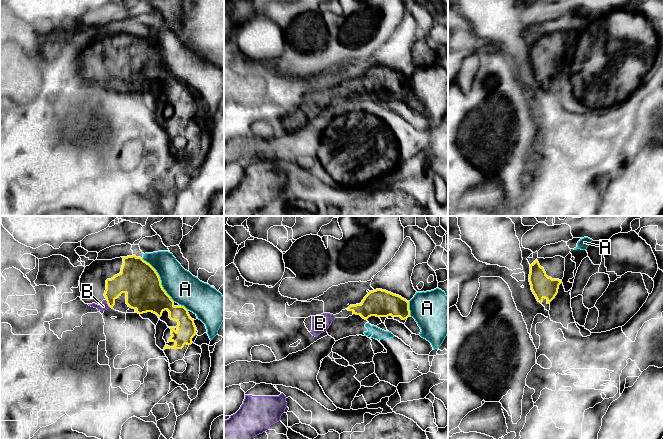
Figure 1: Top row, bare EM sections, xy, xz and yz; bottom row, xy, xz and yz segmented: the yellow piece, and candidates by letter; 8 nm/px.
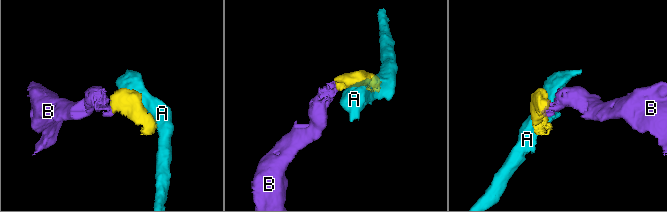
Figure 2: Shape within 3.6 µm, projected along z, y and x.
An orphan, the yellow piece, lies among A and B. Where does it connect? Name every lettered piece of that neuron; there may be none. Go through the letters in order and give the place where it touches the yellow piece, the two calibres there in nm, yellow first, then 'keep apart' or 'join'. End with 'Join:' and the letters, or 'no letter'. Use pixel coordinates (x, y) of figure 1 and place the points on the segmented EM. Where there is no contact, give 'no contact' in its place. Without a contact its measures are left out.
A: contact xy (159, 279); calibres 300 and 260 nm; keep apart
B: contact xy (107, 303); calibres 200 and 70 nm; join
Join: B

